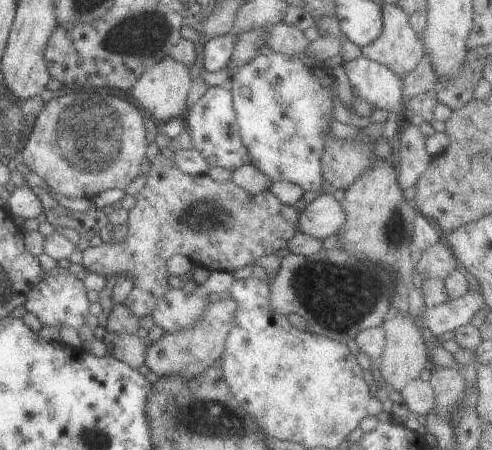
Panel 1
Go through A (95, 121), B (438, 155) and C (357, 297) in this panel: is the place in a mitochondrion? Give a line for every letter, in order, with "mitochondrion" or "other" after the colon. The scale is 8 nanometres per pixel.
A: mitochondrion
B: other
C: mitochondrion

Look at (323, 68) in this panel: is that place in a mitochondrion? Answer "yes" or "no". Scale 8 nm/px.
no

